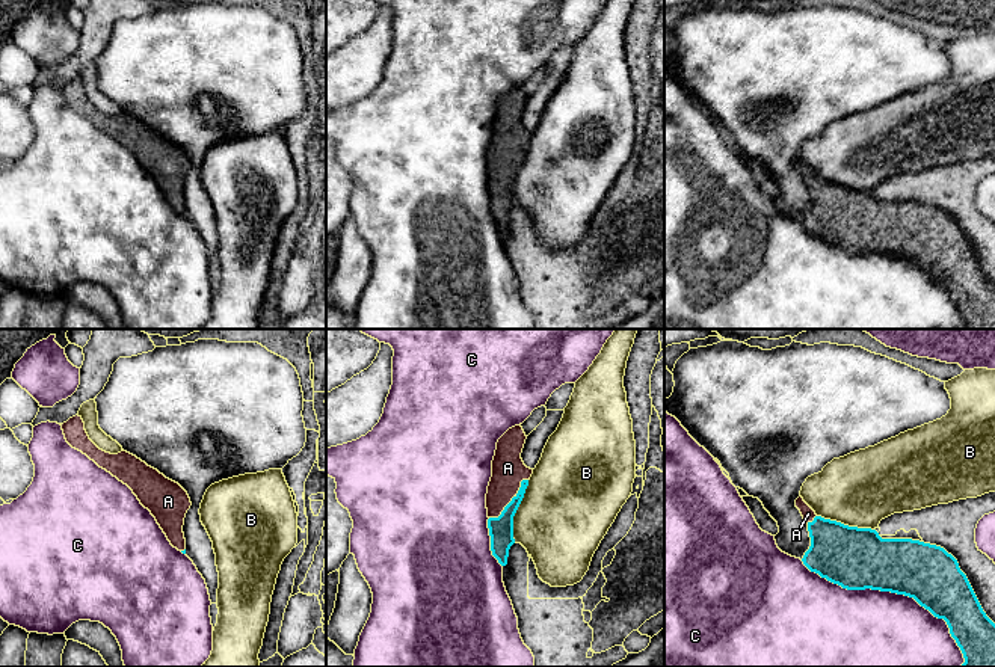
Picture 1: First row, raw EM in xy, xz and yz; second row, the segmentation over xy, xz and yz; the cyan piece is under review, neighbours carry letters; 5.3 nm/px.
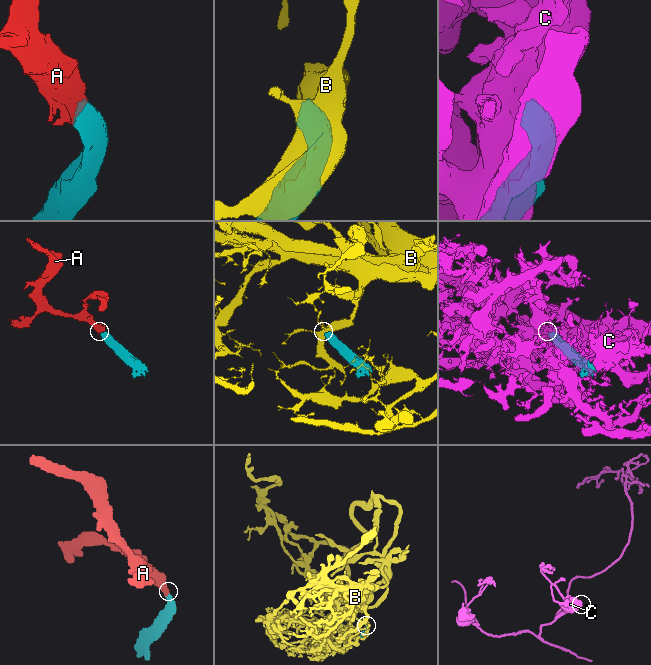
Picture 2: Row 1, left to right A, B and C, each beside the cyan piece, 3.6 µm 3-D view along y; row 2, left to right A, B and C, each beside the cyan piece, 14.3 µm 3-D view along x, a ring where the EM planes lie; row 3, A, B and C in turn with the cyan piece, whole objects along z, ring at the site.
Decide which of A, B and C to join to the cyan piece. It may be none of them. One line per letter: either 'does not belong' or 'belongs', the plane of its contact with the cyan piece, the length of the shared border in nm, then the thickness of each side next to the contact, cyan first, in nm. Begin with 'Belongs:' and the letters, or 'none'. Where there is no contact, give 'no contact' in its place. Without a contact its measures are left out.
Belongs: A
A: belongs; meets cyan in xz; contact 300 nm long; 130 nm thick on the cyan side, 180 nm on the other
B: does not belong; meets cyan in xz; contact 340 nm long; 130 nm thick on the cyan side, 480 nm on the other
C: does not belong; meets cyan in yz; contact 1050 nm long; 320 nm thick on the cyan side, 500 nm on the other

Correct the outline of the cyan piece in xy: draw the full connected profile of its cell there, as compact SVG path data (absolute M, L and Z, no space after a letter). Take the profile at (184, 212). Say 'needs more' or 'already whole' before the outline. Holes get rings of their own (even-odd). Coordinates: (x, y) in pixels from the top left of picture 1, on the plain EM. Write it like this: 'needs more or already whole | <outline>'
needs more | M75 77L60 88L66 104L127 146L156 180L171 207L186 216L183 187L192 168L187 154L127 113L110 116L100 112L89 101L82 78Z

